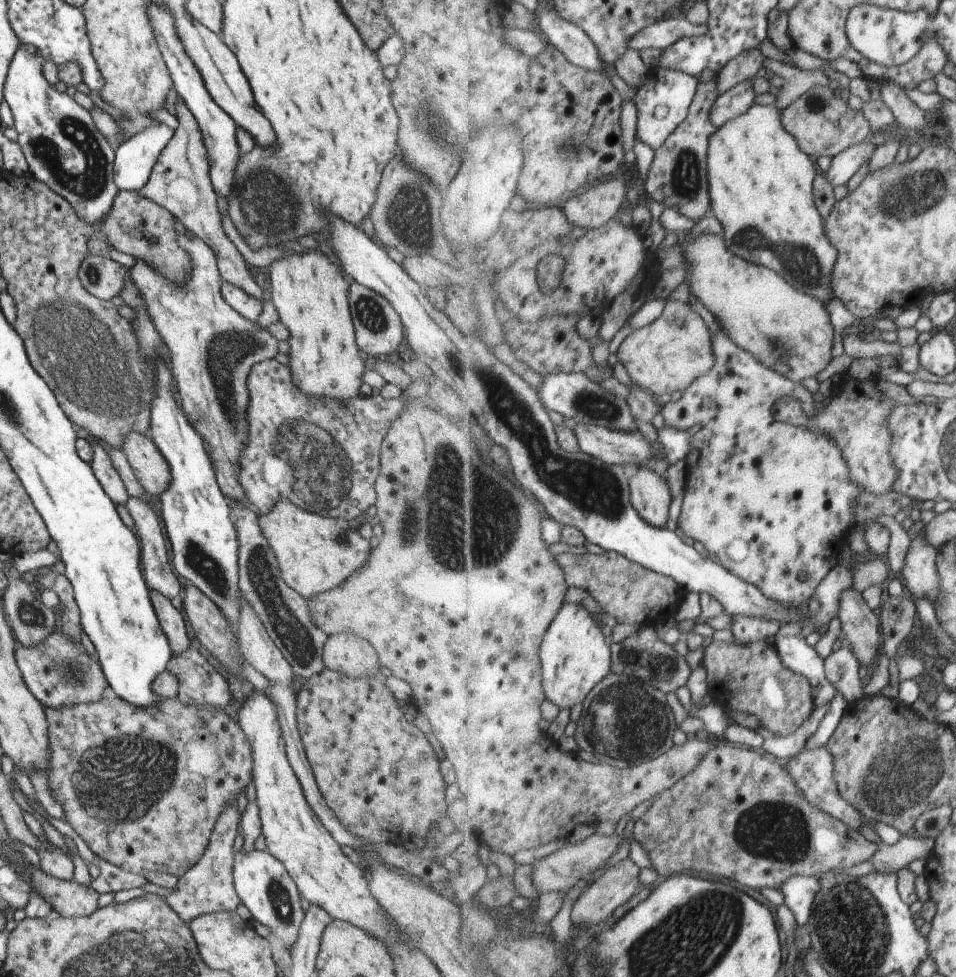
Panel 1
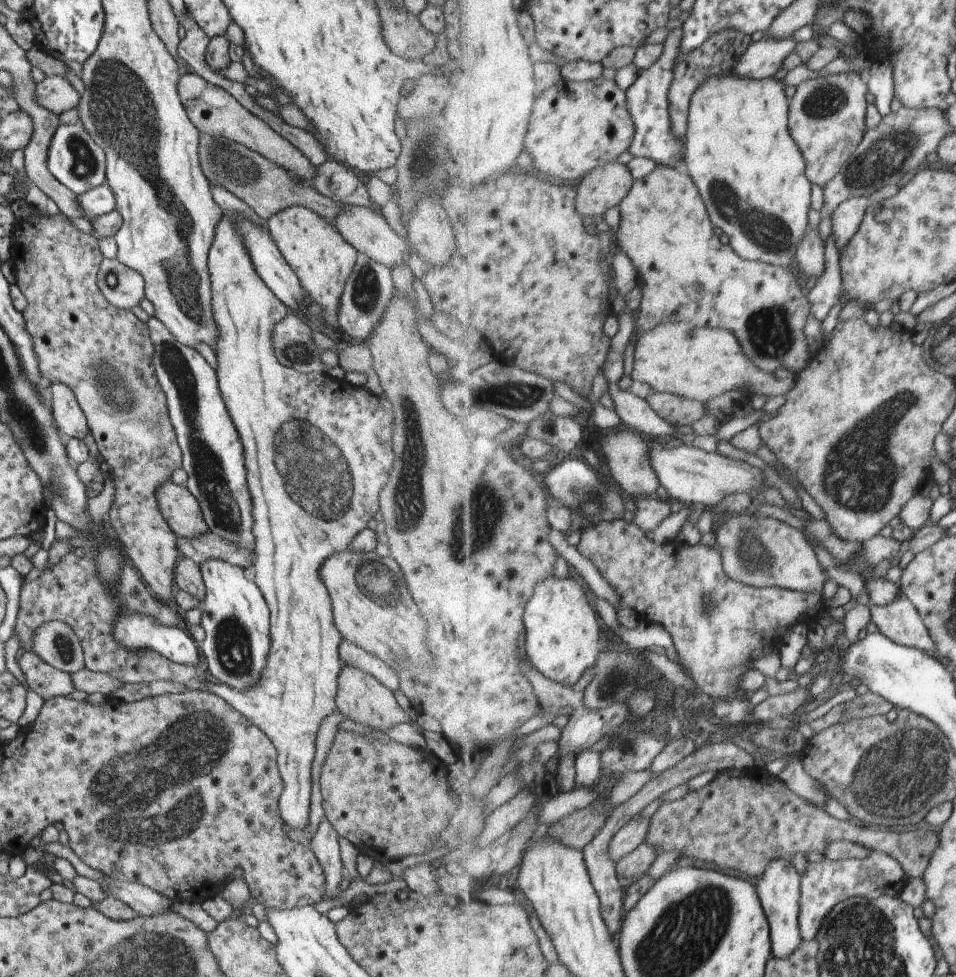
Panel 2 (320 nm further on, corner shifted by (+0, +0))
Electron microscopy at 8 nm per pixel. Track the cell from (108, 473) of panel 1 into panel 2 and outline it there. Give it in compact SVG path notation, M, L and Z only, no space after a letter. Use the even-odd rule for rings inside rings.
M48 383L45 391L51 406L52 420L62 437L82 439L88 426L73 391L63 383Z

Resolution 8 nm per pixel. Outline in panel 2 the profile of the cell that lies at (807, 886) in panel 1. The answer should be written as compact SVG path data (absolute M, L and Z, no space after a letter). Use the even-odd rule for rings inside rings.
M878 850L871 851L870 855L864 859L809 861L801 876L802 897L798 921L802 937L808 941L818 937L827 916L840 902L857 897L871 900L883 895L898 897L909 882L909 875L899 859Z

